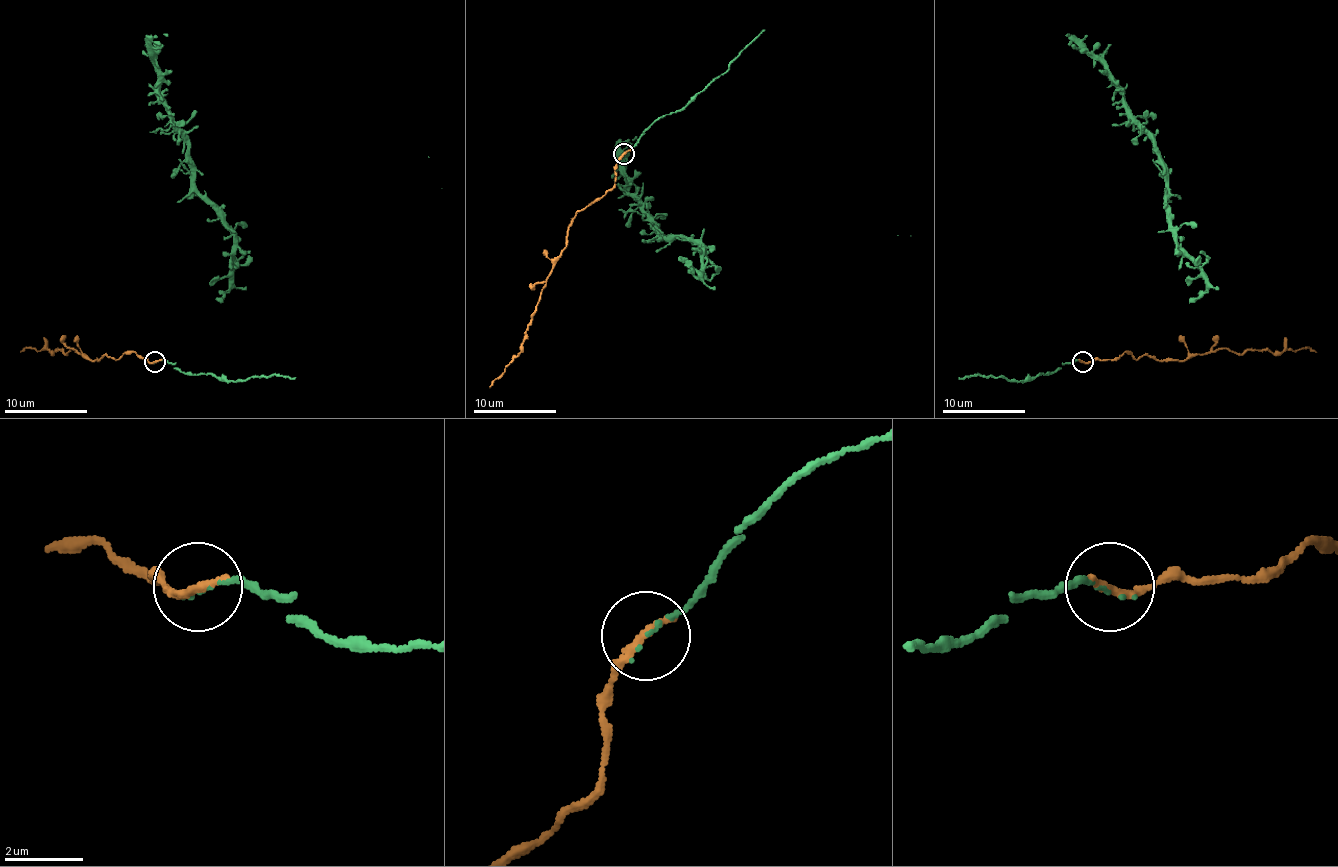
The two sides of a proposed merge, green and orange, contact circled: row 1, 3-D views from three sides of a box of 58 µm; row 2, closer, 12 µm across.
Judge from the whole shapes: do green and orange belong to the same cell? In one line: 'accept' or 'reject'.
accept

